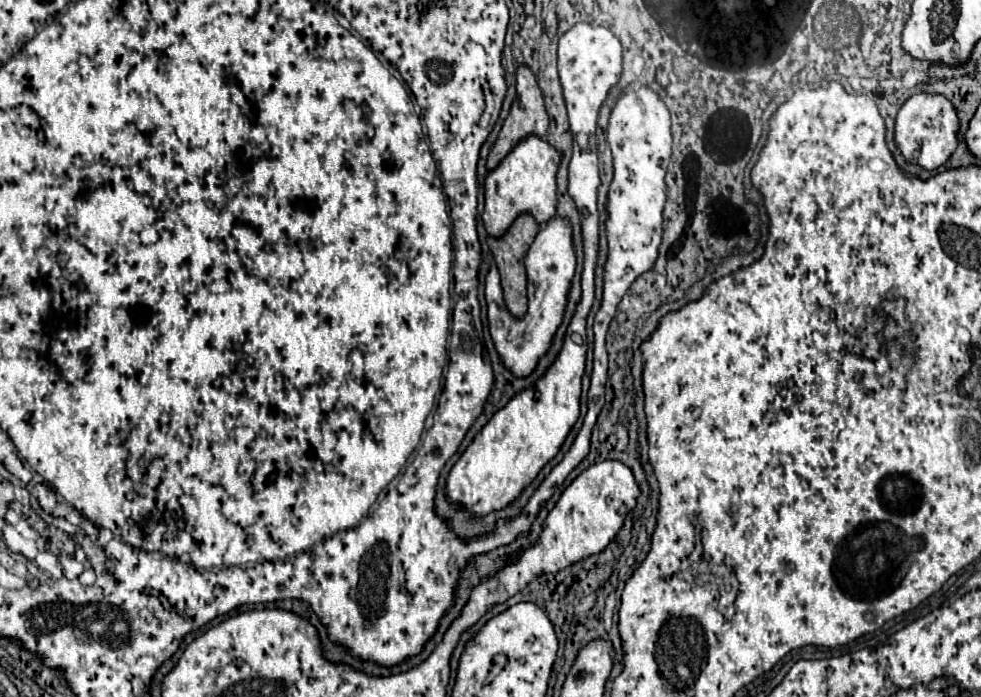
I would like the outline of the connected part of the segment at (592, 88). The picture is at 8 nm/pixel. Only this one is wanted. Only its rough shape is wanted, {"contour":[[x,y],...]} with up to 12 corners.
{"contour":[[603,25],[559,37],[571,133],[595,139],[621,77],[621,43]]}

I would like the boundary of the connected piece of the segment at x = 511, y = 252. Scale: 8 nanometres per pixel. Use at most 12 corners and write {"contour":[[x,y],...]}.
{"contour":[[521,213],[489,249],[501,273],[505,305],[527,313],[523,259],[541,225]]}

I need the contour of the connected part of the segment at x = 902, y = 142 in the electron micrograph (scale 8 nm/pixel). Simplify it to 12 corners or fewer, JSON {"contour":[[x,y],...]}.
{"contour":[[945,95],[903,103],[895,141],[929,171],[959,143],[959,117]]}

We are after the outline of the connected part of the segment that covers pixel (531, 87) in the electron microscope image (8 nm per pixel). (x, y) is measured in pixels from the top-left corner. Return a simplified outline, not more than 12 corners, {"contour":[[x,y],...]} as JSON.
{"contour":[[517,67],[517,97],[489,157],[489,171],[523,137],[549,125],[531,67]]}

